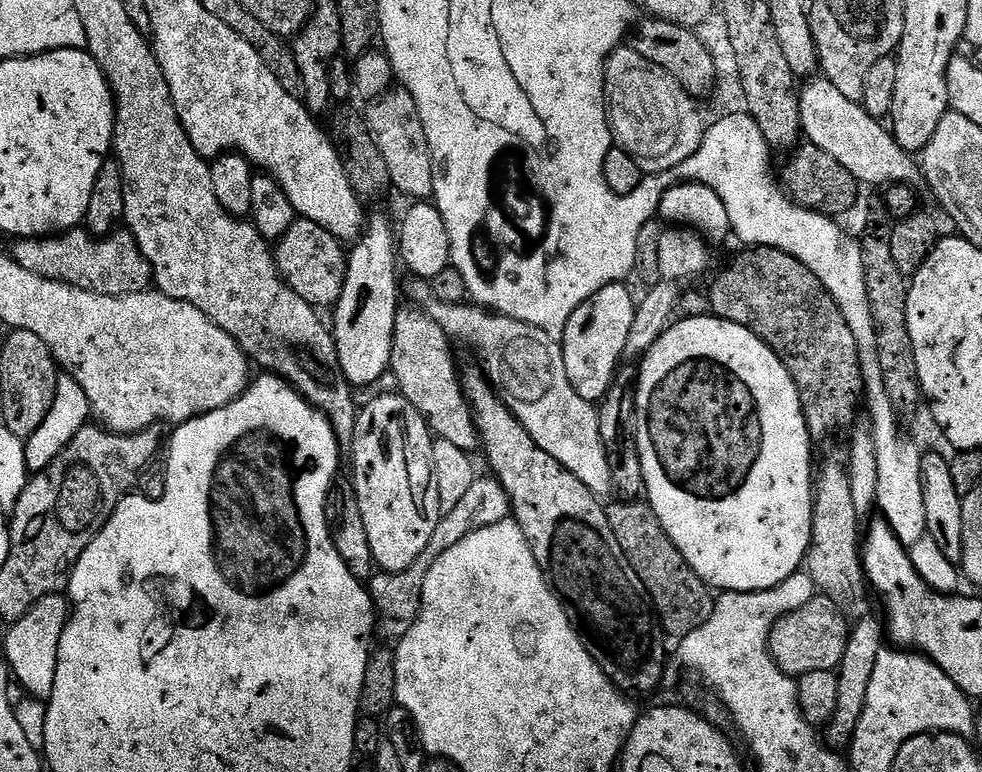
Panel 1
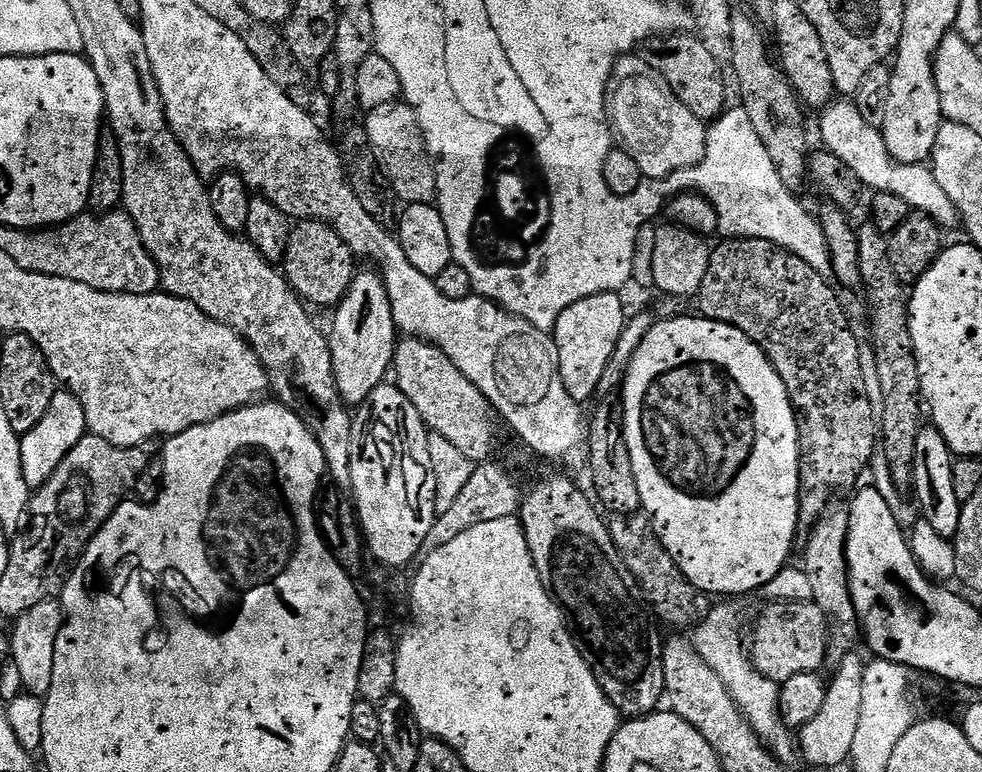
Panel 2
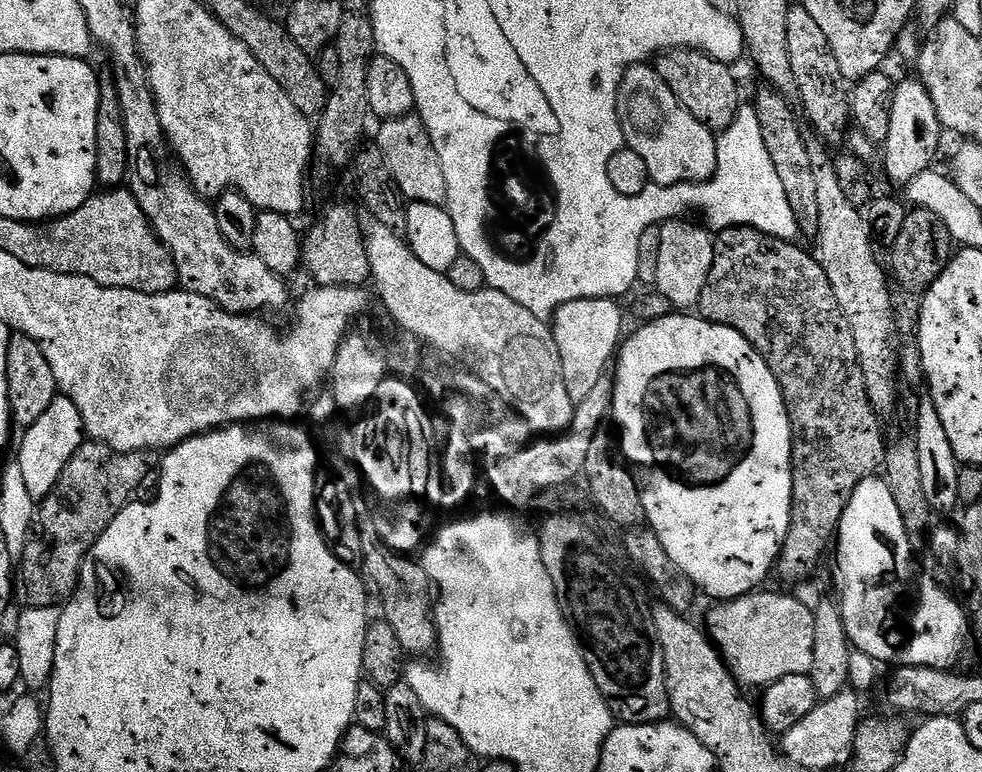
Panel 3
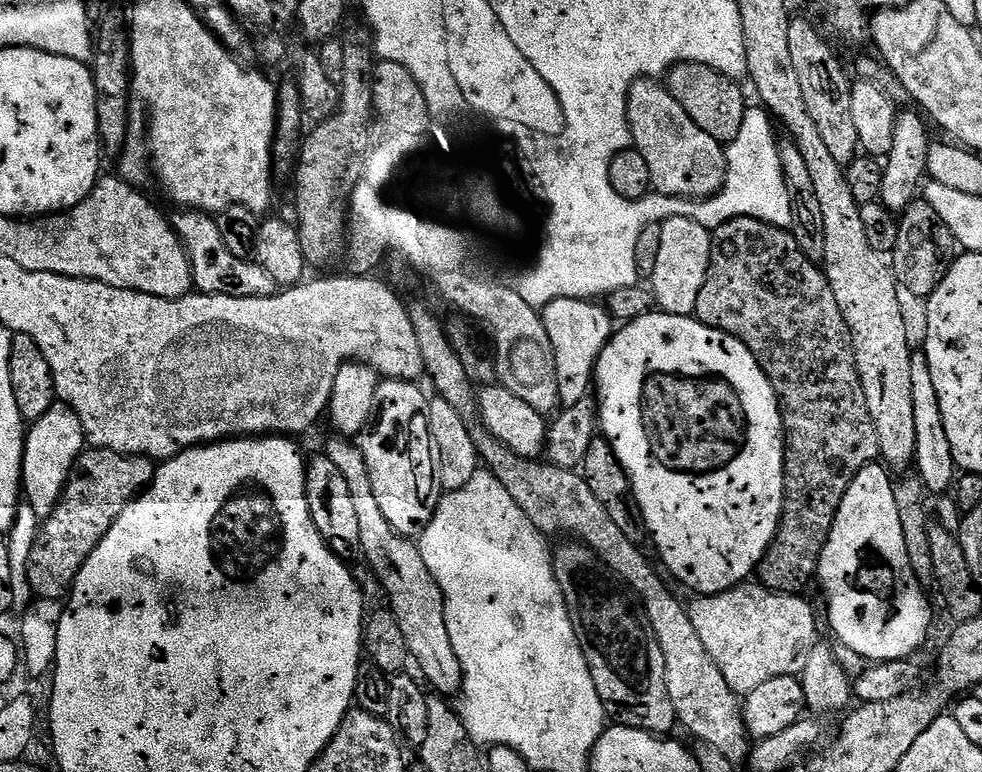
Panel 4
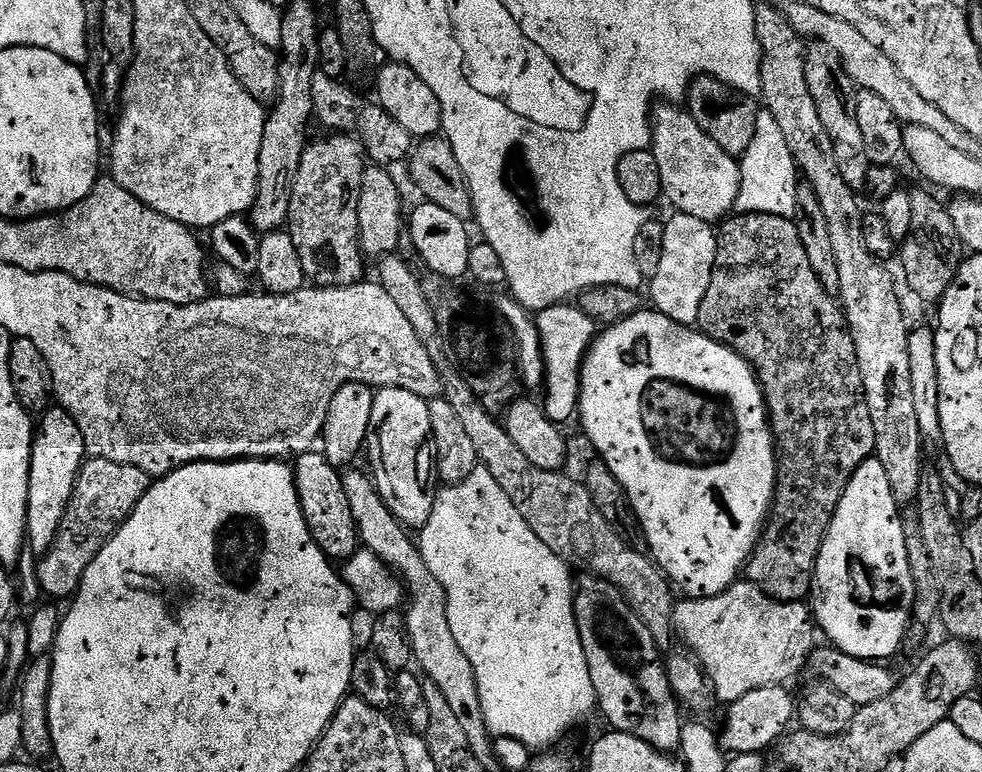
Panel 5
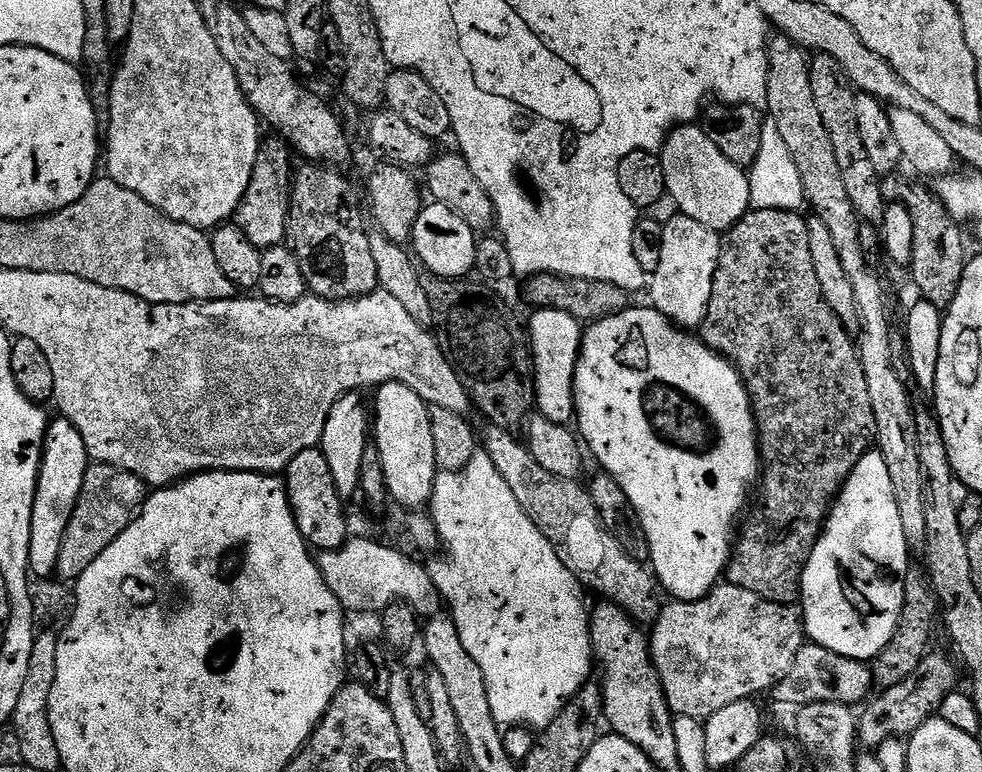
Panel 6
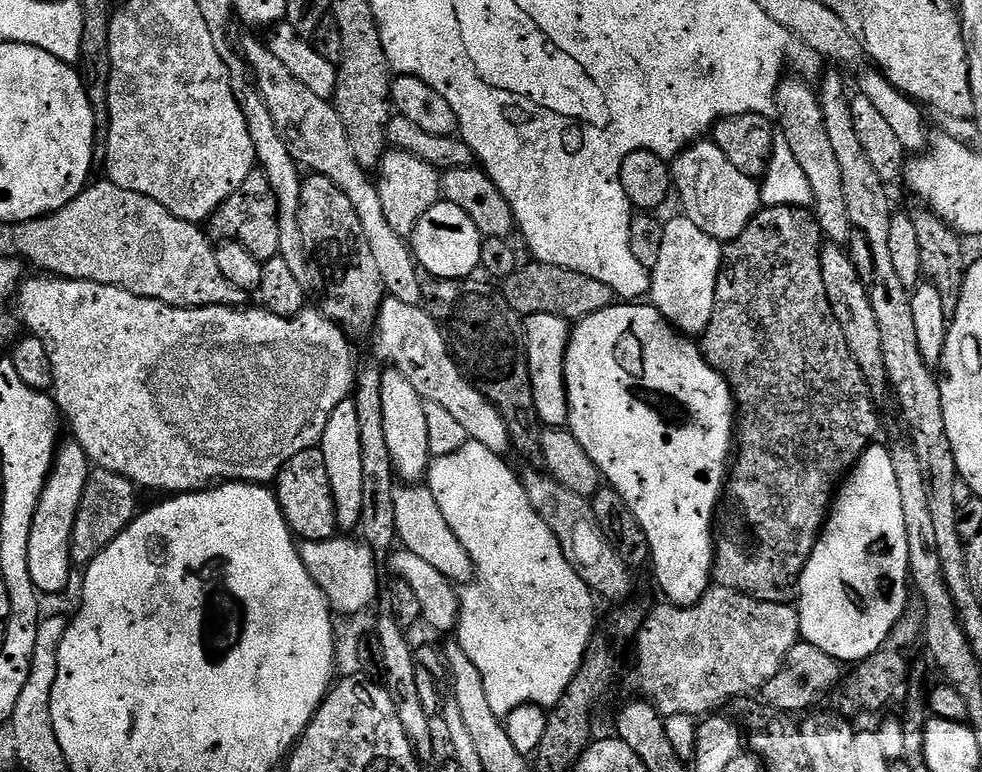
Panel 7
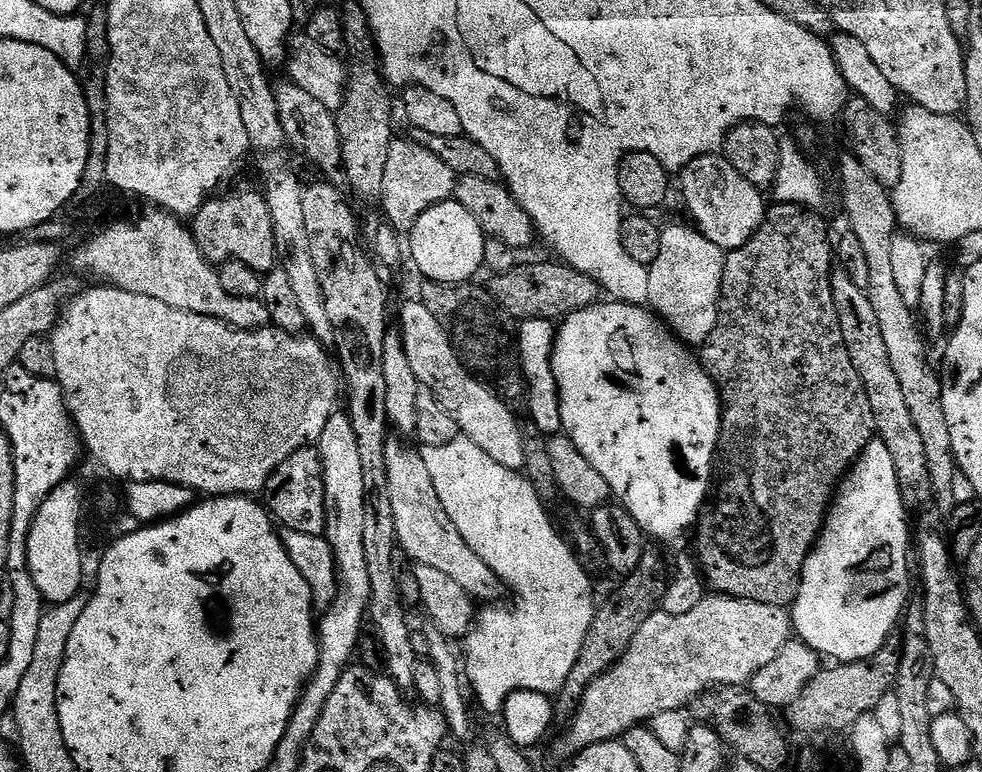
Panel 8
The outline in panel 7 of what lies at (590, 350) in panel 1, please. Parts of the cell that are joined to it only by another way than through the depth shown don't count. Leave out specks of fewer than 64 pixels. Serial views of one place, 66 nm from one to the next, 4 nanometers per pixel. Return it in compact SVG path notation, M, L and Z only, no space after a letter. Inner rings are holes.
M534 314L523 317L524 341L526 342L526 354L530 366L530 386L534 390L534 410L538 410L538 418L545 429L568 427L568 395L566 394L566 350L568 340L572 337L572 328L569 321L562 316L554 314Z

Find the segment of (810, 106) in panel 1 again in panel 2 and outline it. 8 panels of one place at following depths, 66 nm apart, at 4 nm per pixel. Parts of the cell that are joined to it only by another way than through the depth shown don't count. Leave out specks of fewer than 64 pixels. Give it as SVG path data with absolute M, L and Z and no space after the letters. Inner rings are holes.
M840 98L828 105L819 113L820 136L824 139L823 147L833 152L854 174L858 174L861 185L865 189L872 188L873 193L885 192L886 194L898 194L898 198L906 198L906 202L917 213L930 217L941 229L957 227L958 213L956 204L950 200L946 190L938 186L931 167L923 164L903 164L898 162L890 154L890 150L884 141L884 133L879 127L866 118L858 110L855 102L848 98Z

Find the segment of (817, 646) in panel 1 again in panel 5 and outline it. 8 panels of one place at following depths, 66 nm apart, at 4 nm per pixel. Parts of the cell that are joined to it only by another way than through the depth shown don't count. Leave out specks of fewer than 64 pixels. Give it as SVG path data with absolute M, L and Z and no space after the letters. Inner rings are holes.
M747 582L731 584L714 598L681 599L676 604L674 632L679 639L680 636L684 639L685 646L689 648L685 649L704 669L709 685L714 689L714 696L724 706L738 702L738 698L750 694L750 690L787 685L787 680L792 680L800 671L805 671L808 658L818 644L818 629L807 603L775 600L758 590L758 586Z

